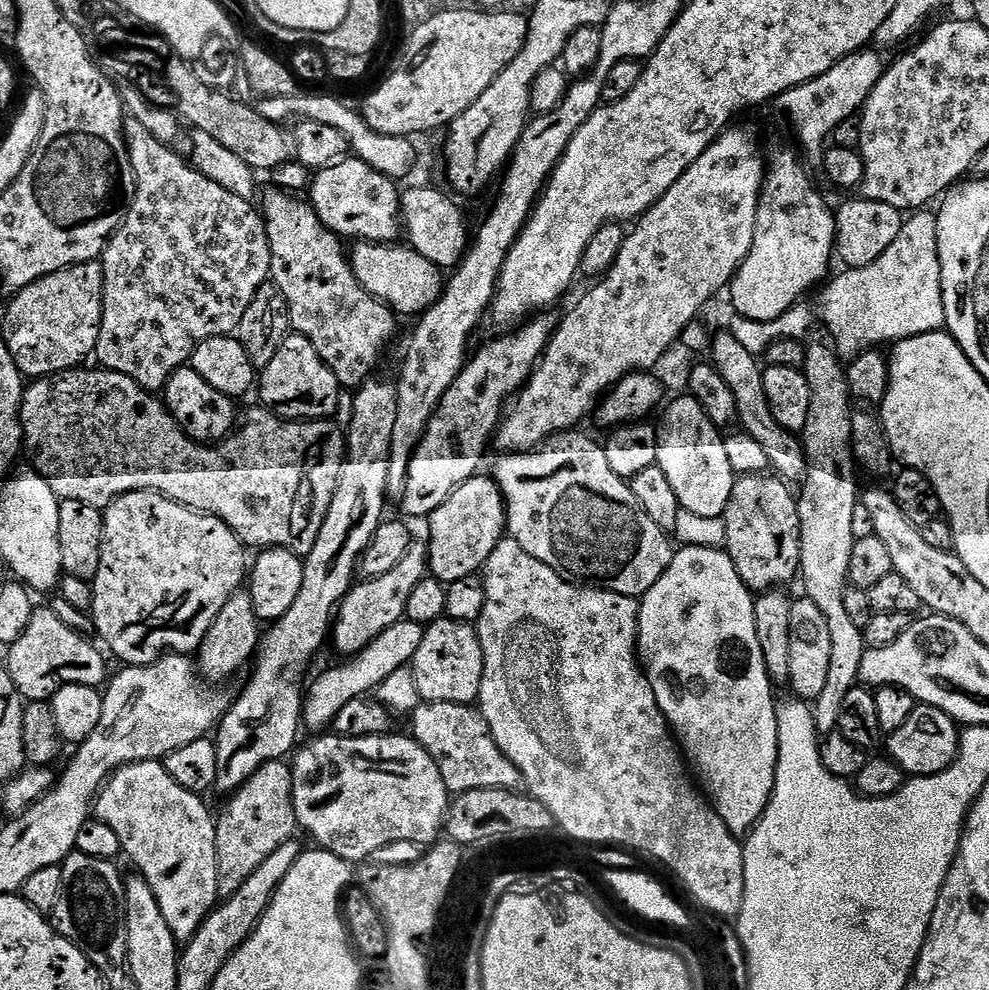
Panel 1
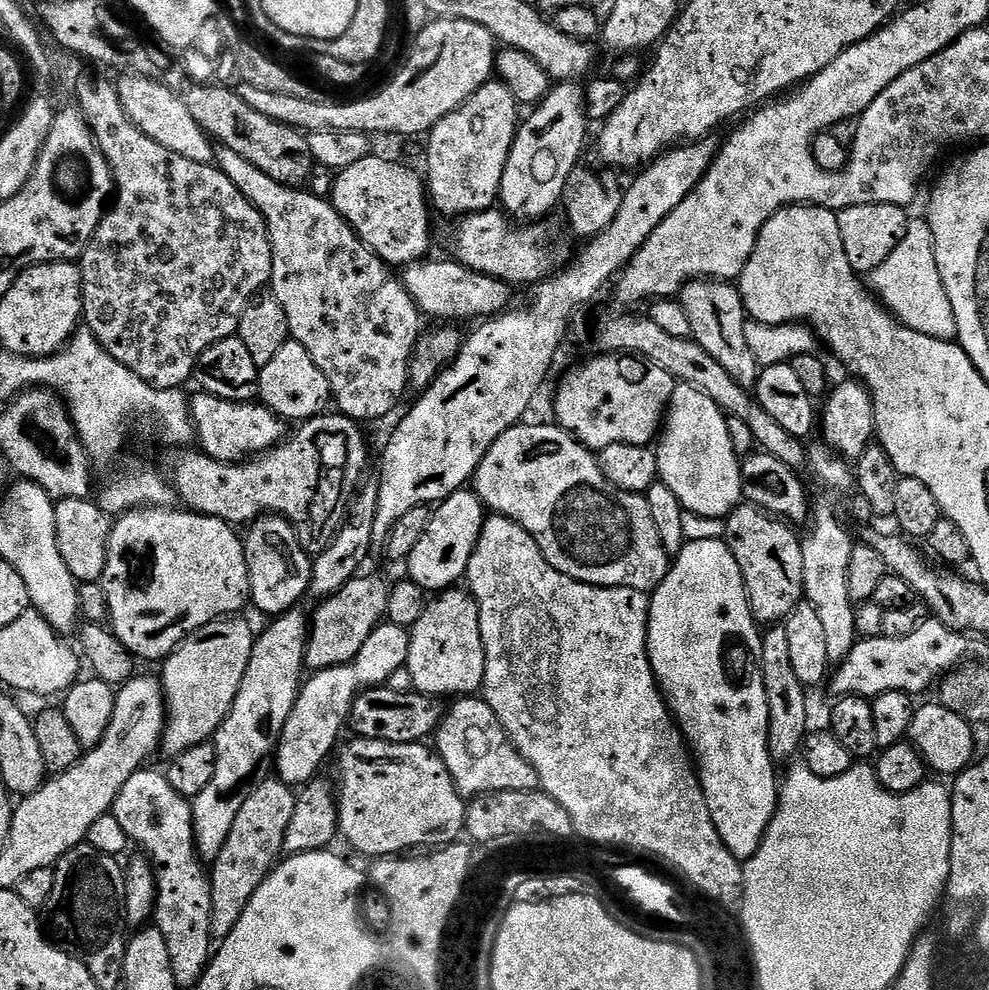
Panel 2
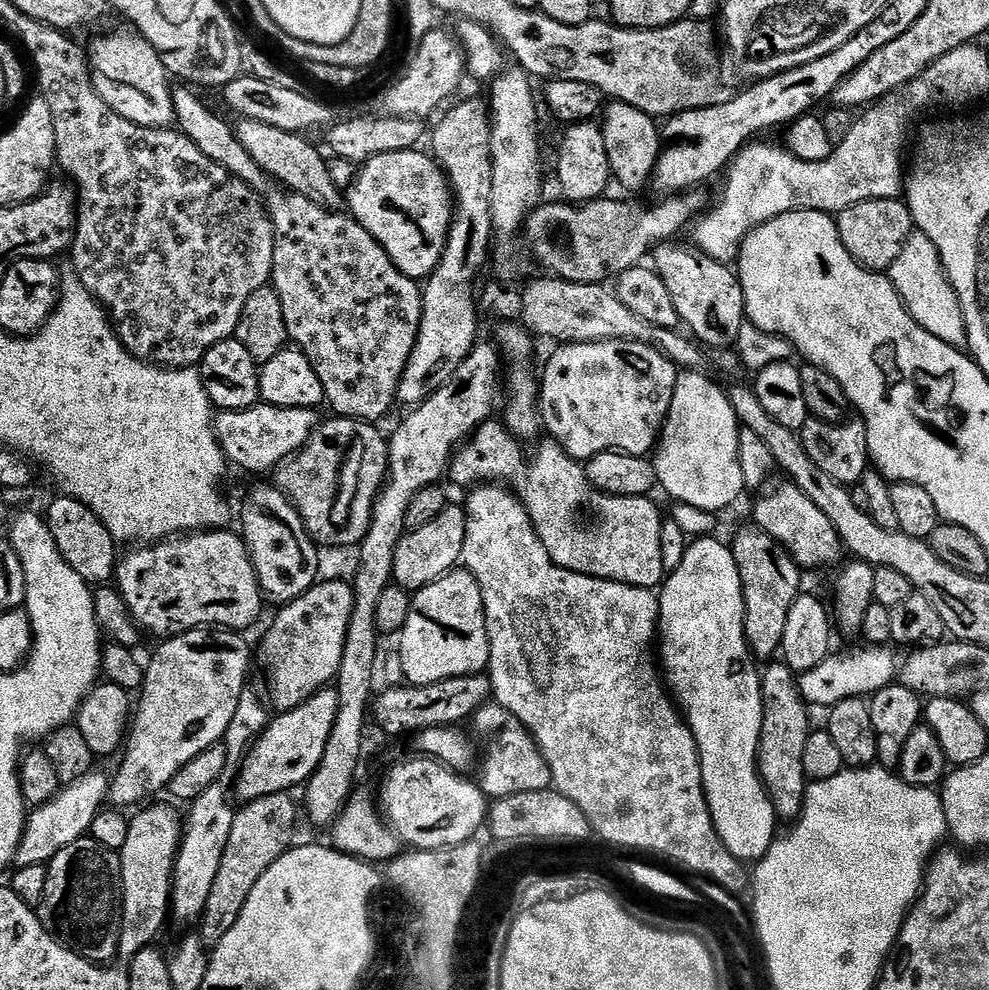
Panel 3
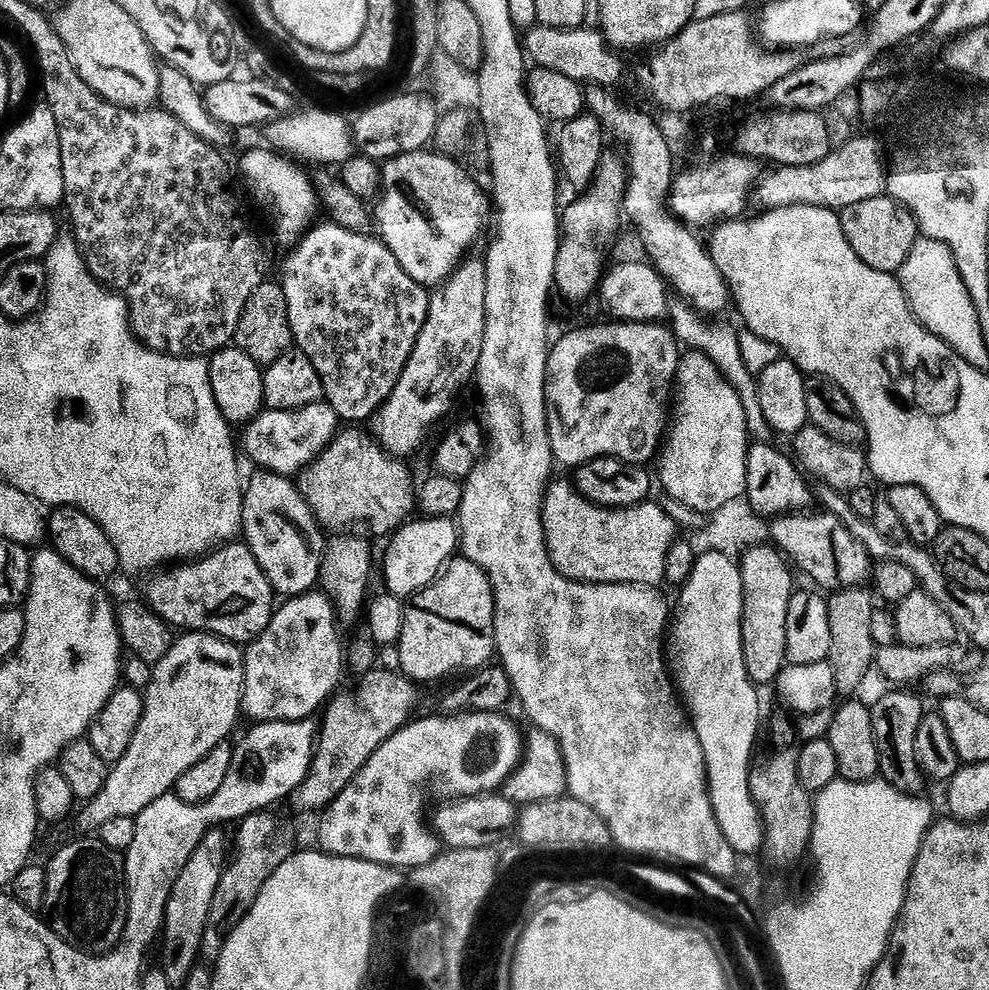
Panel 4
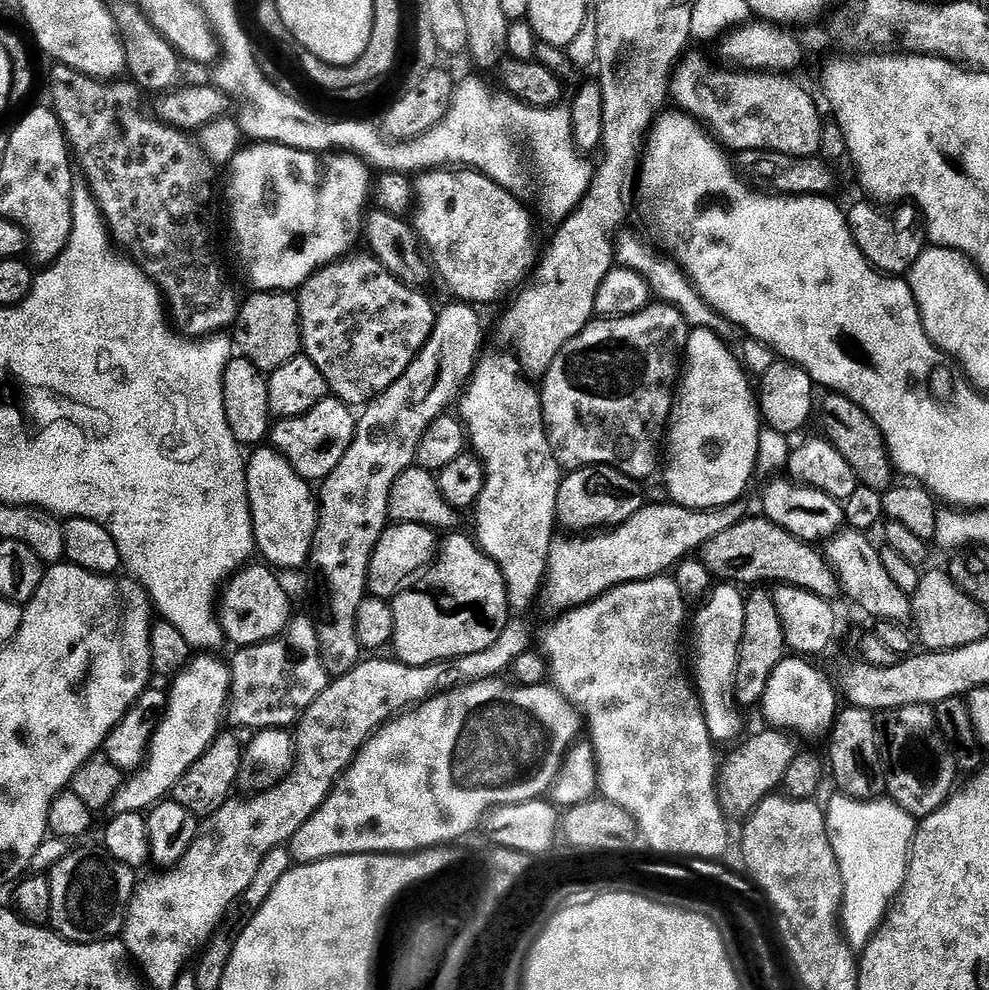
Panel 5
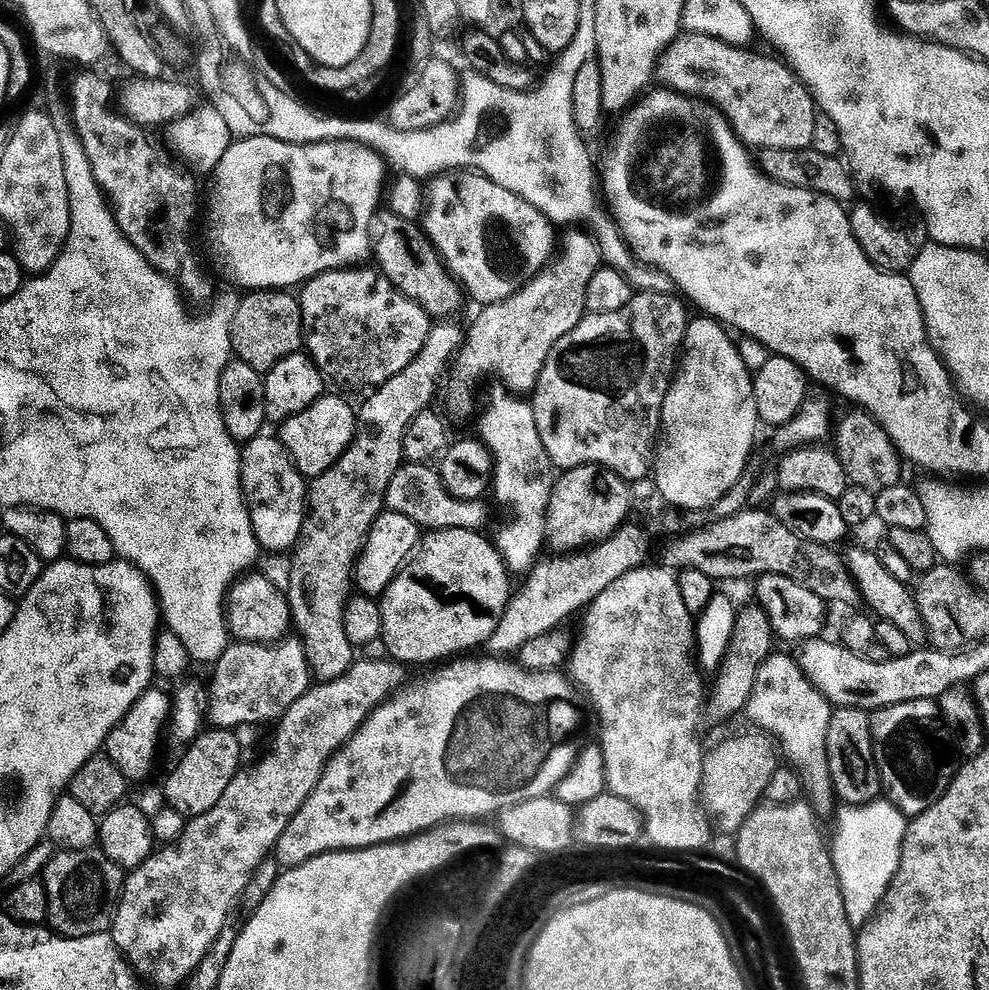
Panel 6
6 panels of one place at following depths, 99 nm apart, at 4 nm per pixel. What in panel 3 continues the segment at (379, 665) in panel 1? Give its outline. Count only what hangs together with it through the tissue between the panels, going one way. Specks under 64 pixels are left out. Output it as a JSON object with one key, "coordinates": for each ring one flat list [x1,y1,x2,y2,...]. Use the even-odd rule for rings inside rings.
{"coordinates":[[321,690,294,711,279,713,264,729,263,735,243,761,244,770,236,790,241,801,249,802,270,794,288,792,308,781,322,762,326,742,338,718,339,705,340,696,335,690]]}

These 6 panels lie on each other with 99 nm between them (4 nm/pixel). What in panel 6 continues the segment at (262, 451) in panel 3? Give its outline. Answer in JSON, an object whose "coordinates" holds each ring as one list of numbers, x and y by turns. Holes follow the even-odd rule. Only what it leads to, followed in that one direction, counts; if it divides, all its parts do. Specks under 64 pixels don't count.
{"coordinates":[[325,396,307,408,298,416,283,421,279,425,278,438,292,455,296,469,306,478,325,476,353,446,353,441,358,435,358,412,351,408,340,396]]}

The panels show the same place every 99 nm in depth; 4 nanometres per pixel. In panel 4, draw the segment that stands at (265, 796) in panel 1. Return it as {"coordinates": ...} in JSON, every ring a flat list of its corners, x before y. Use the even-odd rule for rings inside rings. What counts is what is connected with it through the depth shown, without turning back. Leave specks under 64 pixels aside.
{"coordinates":[[258,812,239,821,240,833,236,836,236,857,231,857,230,863,224,869,224,876,220,880,218,890,214,894,214,906,210,906,208,929,204,935,203,959,214,962,224,948,225,934,234,929,246,918,246,914,254,906,262,886,266,886,268,879,298,851,296,836,288,824,280,820,271,820,268,812]]}

